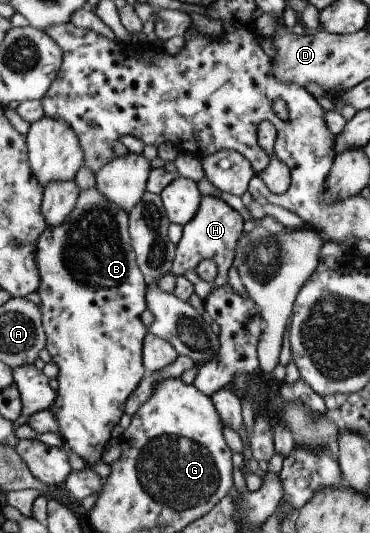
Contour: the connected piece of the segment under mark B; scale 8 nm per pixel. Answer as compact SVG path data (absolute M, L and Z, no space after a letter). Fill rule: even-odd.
M96 186L83 189L80 192L78 201L74 211L67 216L56 227L47 227L43 235L40 236L40 244L38 247L38 267L40 268L41 284L38 288L40 297L40 307L44 316L44 329L48 336L47 349L52 356L52 360L60 366L60 375L58 376L58 390L56 402L50 408L50 411L56 416L60 422L60 434L63 442L69 446L79 457L81 457L86 466L92 468L93 465L105 460L105 448L109 448L109 440L113 428L121 422L121 416L125 414L125 405L129 397L140 386L141 381L146 378L149 373L144 363L144 340L149 334L149 326L142 320L141 315L148 308L147 290L149 280L147 271L140 269L137 262L136 252L132 245L132 236L130 235L130 213L118 206L112 200L109 200Z

